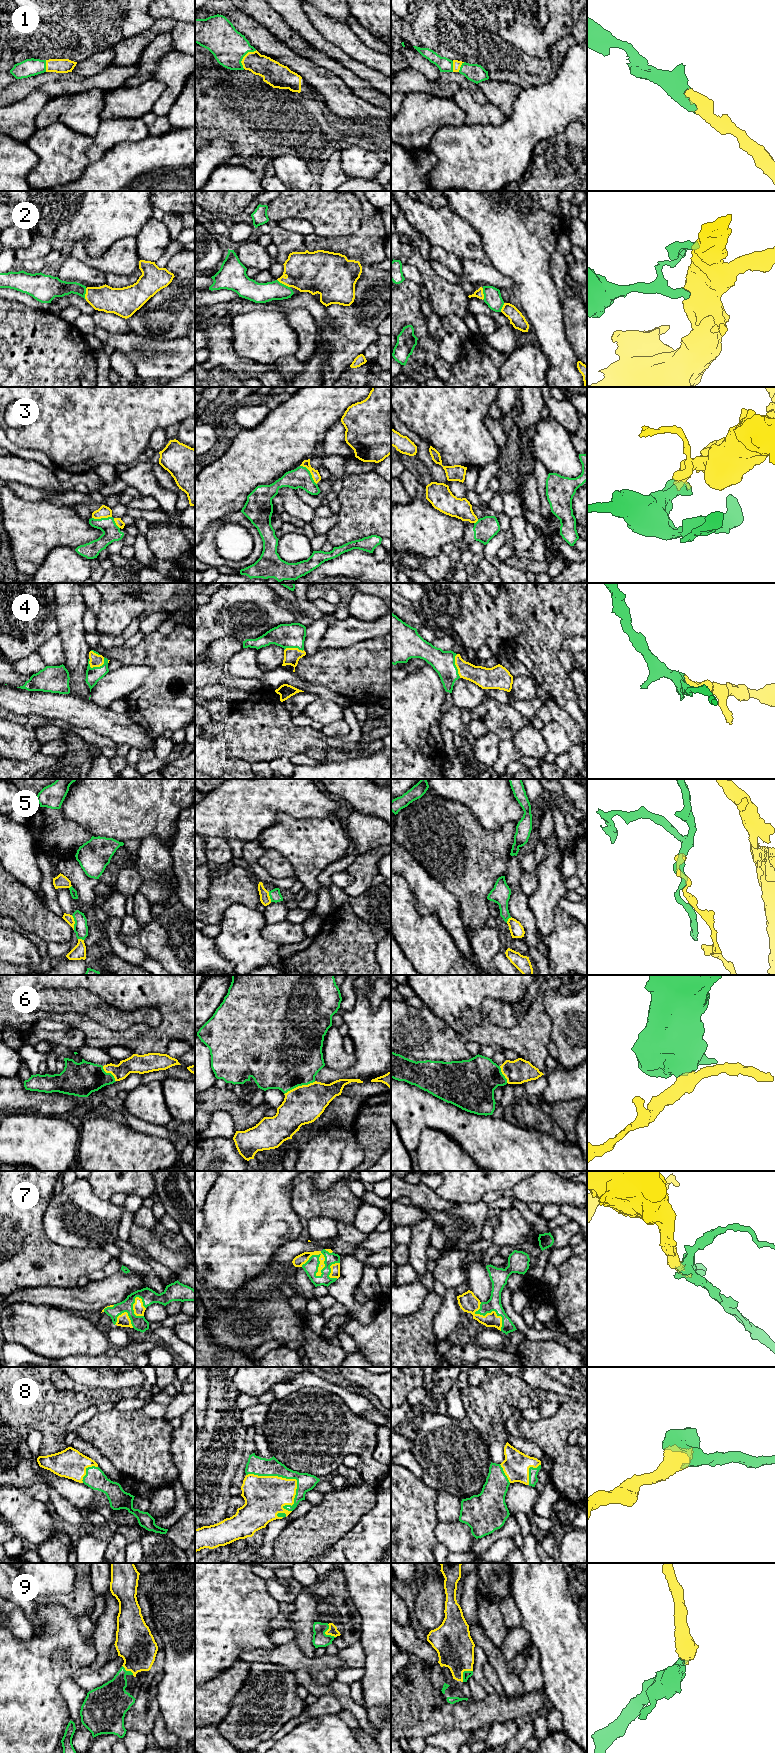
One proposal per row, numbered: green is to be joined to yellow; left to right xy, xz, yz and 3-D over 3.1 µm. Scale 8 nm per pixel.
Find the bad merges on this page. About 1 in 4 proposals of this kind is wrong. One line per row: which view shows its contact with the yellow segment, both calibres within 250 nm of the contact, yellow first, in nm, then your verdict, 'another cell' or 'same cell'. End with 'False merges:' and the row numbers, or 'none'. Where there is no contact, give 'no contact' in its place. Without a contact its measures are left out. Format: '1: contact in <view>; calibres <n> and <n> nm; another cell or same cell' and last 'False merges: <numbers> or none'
1: contact in xz; calibres 170 and 280 nm; same cell
2: contact in xz; calibres 320 and 160 nm; same cell
3: contact in xz; calibres 70 and 160 nm; another cell
4: contact in xy; calibres 100 and 120 nm; same cell
5: contact in xy; calibres 70 and 110 nm; another cell
6: contact in xz; calibres 300 and 500 nm; same cell
7: contact in xz; calibres 90 and 110 nm; same cell
8: contact in xz; calibres 320 and 140 nm; same cell
9: contact in xz; calibres 70 and 120 nm; same cell
False merges: 3, 5

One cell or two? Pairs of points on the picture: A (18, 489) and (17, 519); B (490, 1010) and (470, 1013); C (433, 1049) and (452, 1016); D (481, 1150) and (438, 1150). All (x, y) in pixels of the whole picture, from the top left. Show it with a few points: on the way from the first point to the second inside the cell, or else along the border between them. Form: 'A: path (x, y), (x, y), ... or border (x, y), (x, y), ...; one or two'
A: border (10, 489), (24, 500), (36, 501), (41, 499); two
B: border (505, 1002), (499, 999), (485, 998), (481, 1008); two
C: border (429, 1009), (458, 1034); two
D: border (447, 1133), (474, 1160); two

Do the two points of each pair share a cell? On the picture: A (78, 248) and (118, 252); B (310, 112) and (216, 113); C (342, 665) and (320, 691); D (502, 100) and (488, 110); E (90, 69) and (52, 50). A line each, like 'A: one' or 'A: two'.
A: one
B: one
C: two
D: two
E: two

